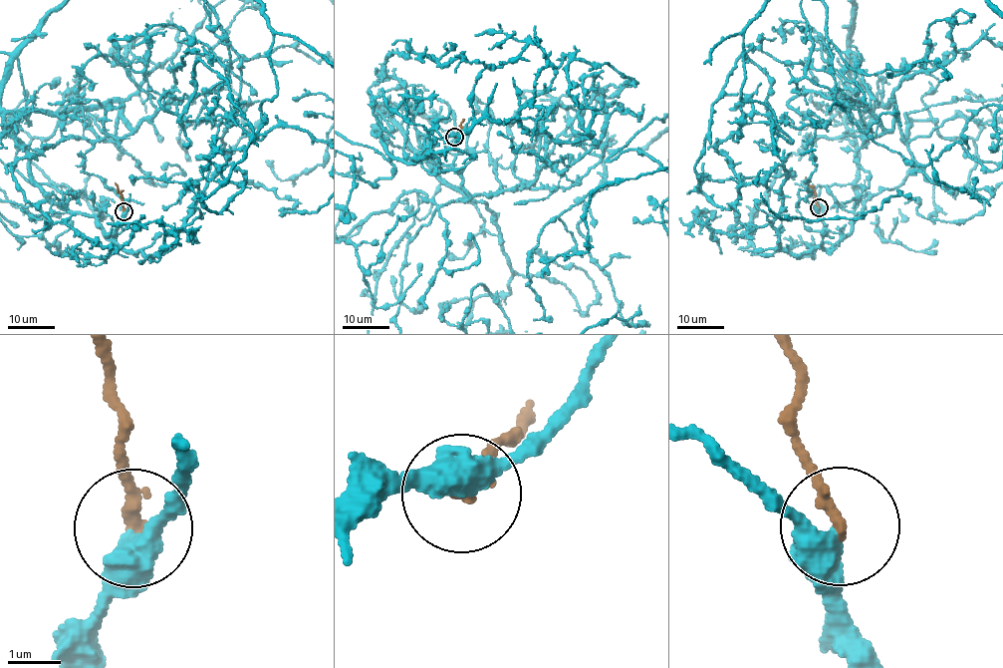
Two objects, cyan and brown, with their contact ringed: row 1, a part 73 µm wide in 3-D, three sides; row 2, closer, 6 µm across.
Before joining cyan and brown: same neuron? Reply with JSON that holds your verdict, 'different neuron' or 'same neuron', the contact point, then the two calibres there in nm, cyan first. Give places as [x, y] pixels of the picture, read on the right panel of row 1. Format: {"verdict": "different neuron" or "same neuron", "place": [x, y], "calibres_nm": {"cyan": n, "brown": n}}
{"verdict": "different neuron", "place": [819, 207], "calibres_nm": {"cyan": 440, "brown": 240}}

